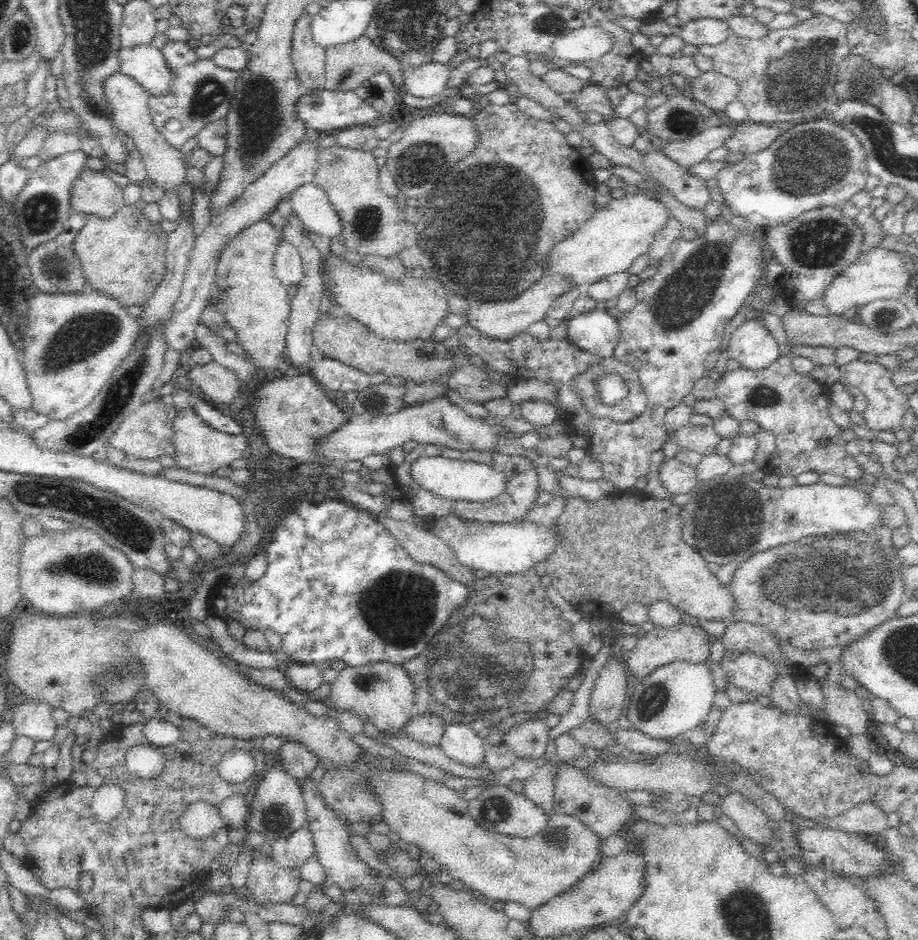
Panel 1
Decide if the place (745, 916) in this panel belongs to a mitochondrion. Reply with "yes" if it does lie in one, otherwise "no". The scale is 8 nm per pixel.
yes

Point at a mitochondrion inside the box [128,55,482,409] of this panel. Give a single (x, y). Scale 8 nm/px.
(256, 104)

